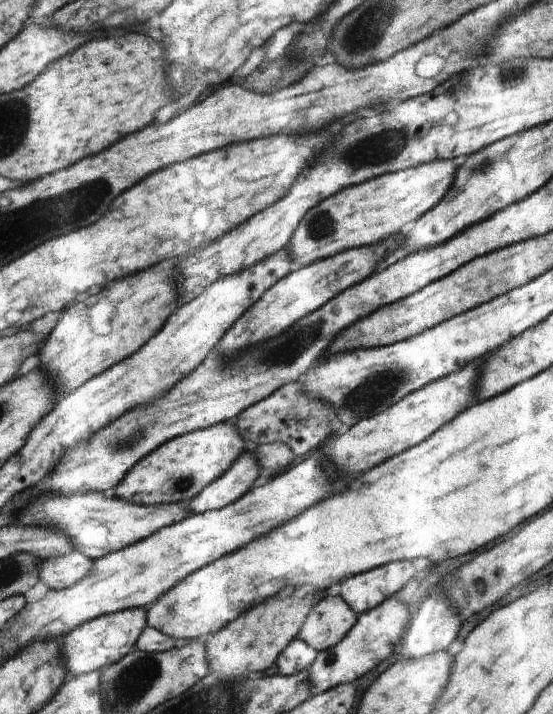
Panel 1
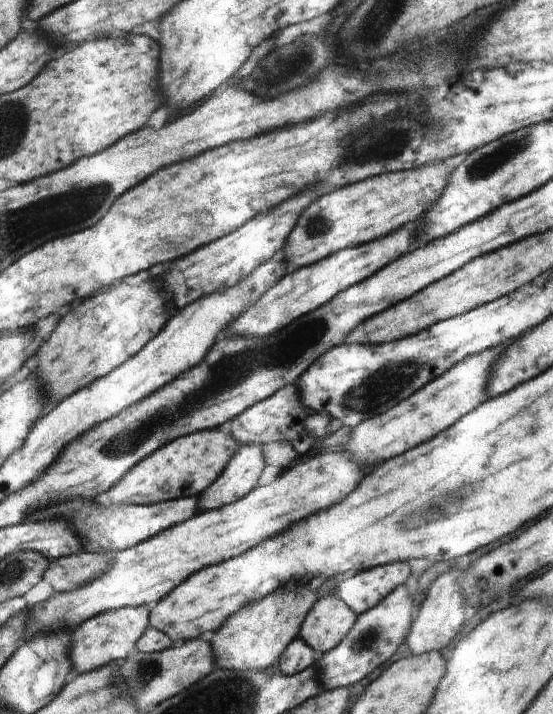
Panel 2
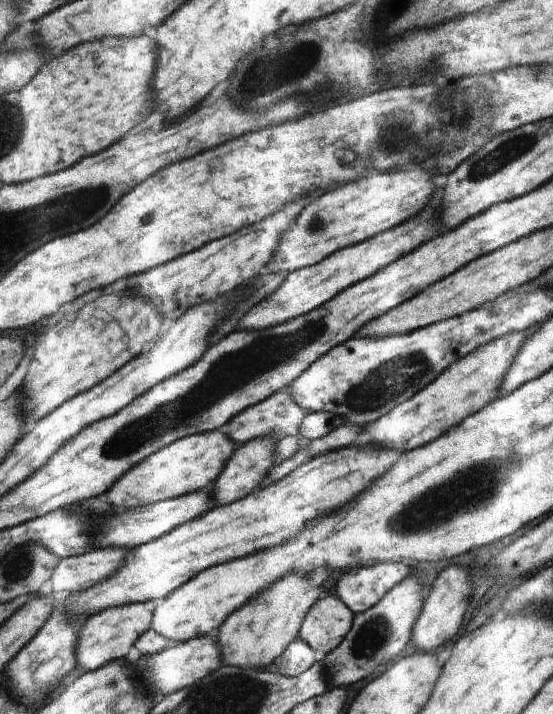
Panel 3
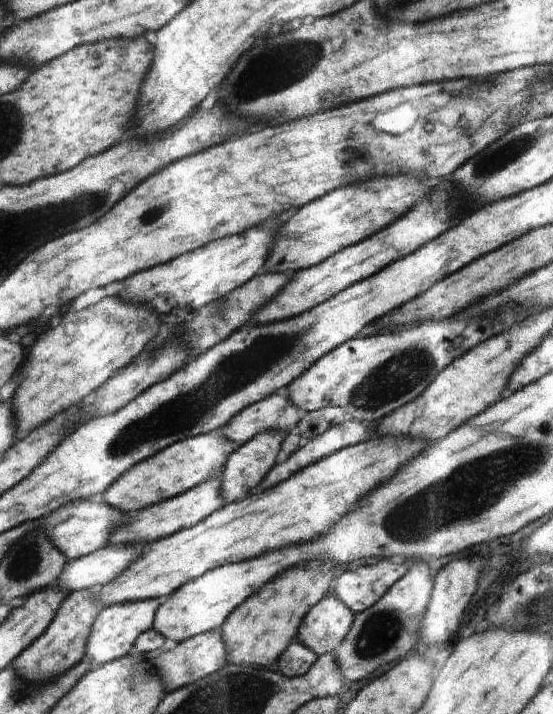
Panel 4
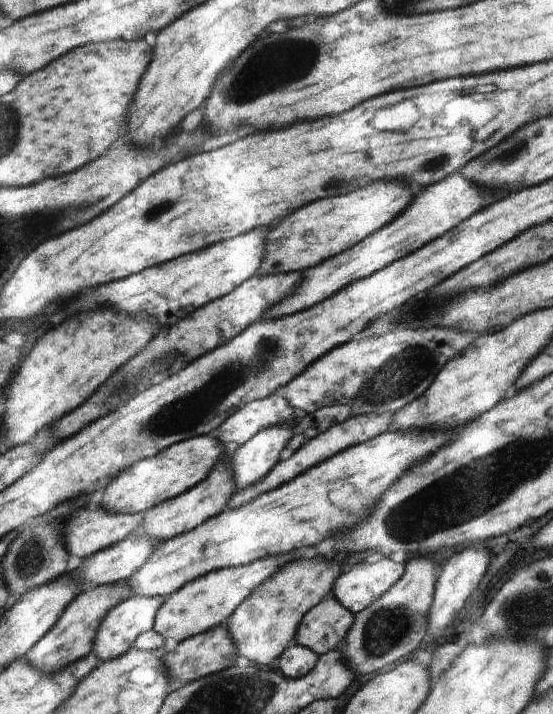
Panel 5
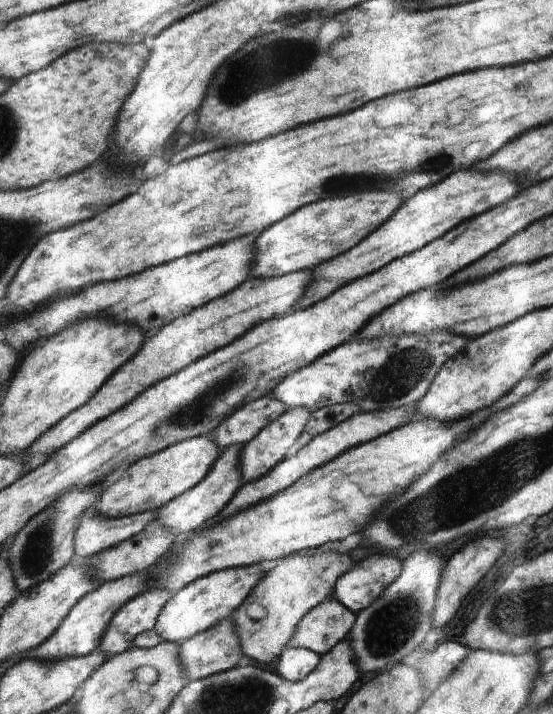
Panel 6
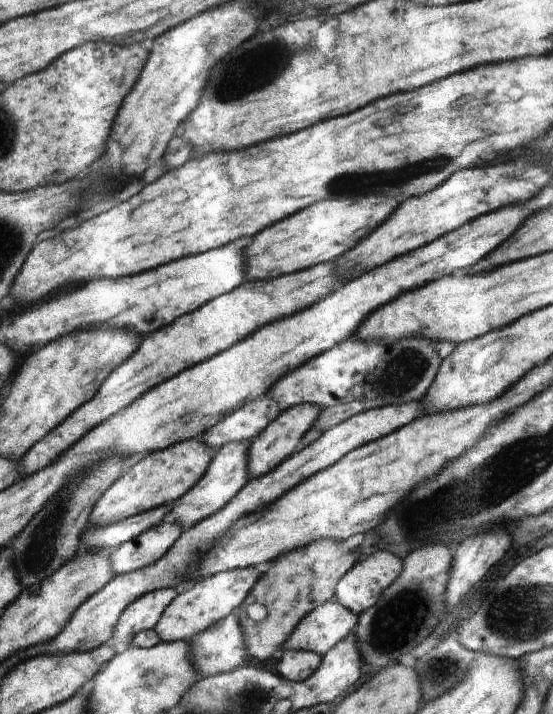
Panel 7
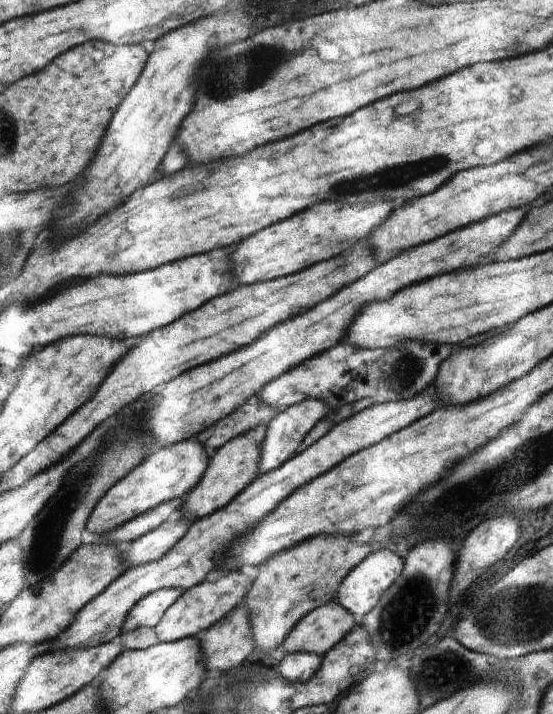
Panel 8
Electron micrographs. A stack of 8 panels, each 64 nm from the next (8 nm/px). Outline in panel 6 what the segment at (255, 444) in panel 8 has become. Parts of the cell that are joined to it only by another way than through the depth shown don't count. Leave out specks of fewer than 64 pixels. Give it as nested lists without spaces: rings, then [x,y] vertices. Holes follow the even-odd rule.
[[[226,447],[222,450],[209,475],[196,487],[190,488],[177,499],[170,500],[170,503],[167,503],[165,507],[158,508],[154,520],[160,522],[164,526],[164,530],[168,530],[176,539],[180,534],[186,534],[186,532],[192,532],[199,527],[203,527],[211,519],[220,515],[233,501],[233,497],[237,495],[242,486],[238,456],[239,447]]]

